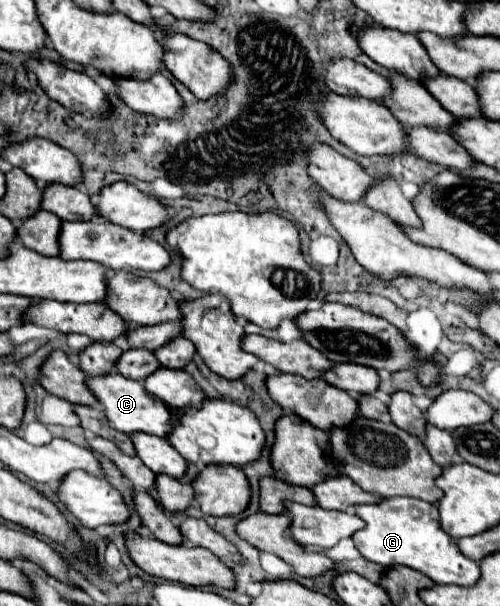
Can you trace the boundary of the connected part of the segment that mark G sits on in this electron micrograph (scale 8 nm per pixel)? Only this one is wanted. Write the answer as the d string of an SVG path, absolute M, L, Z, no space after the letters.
M394 497L382 499L382 503L358 505L354 513L366 521L366 527L352 535L356 549L364 559L380 563L382 567L406 565L412 567L434 583L444 585L474 585L480 577L480 567L476 561L470 561L460 553L456 541L446 535L438 521L438 509L434 503L412 499L412 497Z

